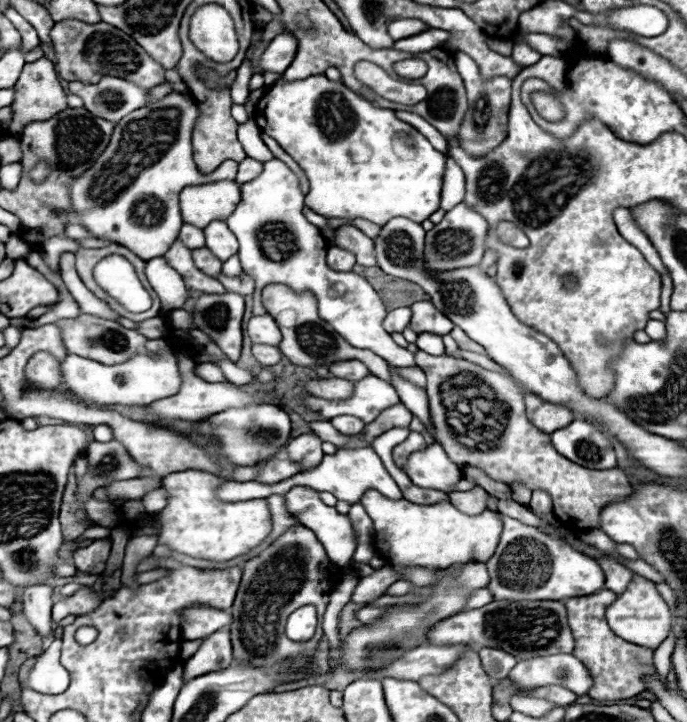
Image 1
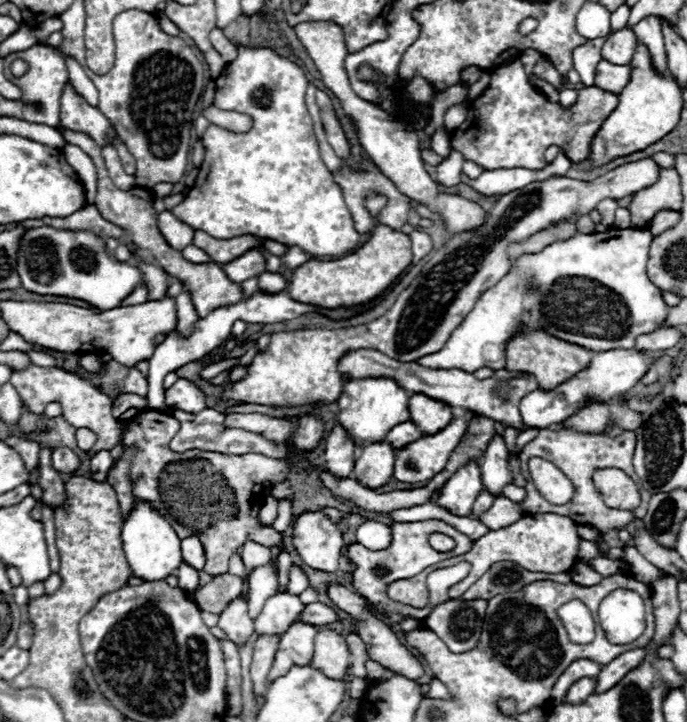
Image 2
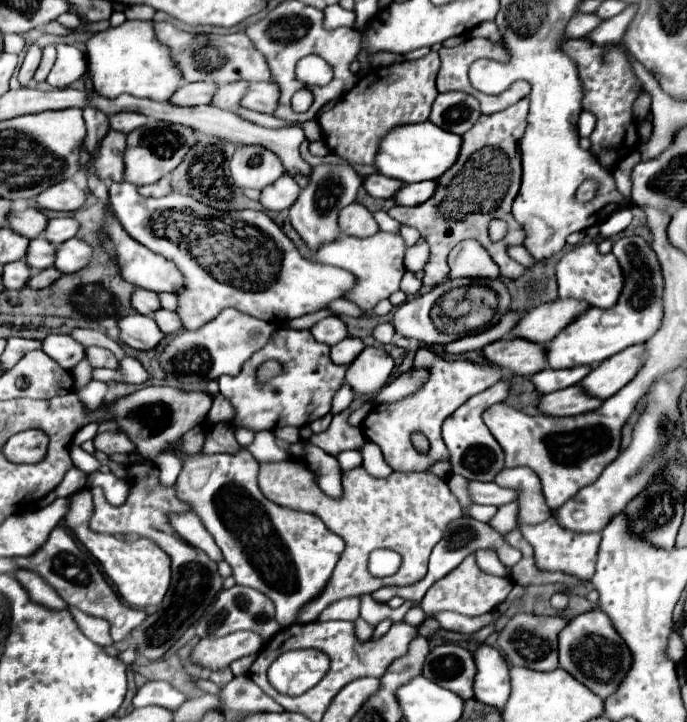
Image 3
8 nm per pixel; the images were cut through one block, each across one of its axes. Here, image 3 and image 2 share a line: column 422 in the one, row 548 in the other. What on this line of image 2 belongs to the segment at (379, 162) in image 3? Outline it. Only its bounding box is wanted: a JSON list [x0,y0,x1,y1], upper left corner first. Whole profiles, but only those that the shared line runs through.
[122,502,182,582]

